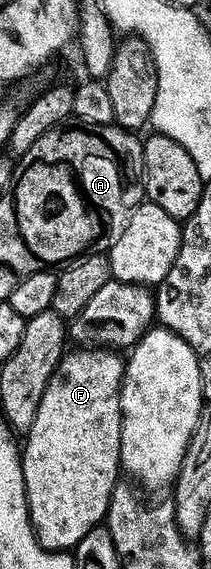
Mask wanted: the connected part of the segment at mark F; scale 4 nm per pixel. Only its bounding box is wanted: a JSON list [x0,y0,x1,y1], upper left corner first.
[21,348,126,552]

